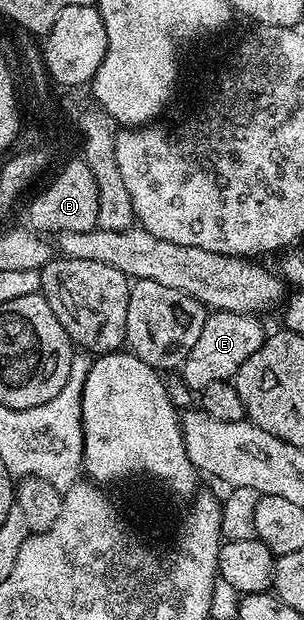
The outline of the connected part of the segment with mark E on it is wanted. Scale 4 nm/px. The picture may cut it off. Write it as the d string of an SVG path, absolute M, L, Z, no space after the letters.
M211 311L205 325L201 329L201 337L193 344L193 349L185 357L181 368L183 383L192 387L195 393L201 393L205 385L218 379L234 380L237 369L261 349L265 338L265 330L258 323L254 314L233 313L232 311Z

